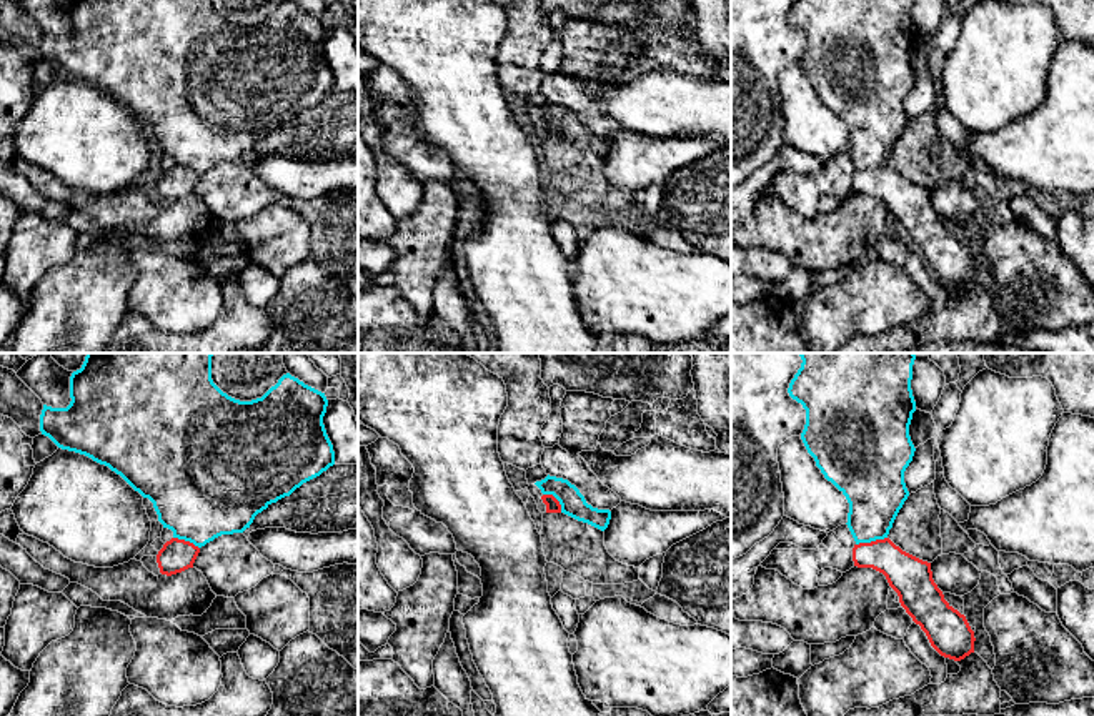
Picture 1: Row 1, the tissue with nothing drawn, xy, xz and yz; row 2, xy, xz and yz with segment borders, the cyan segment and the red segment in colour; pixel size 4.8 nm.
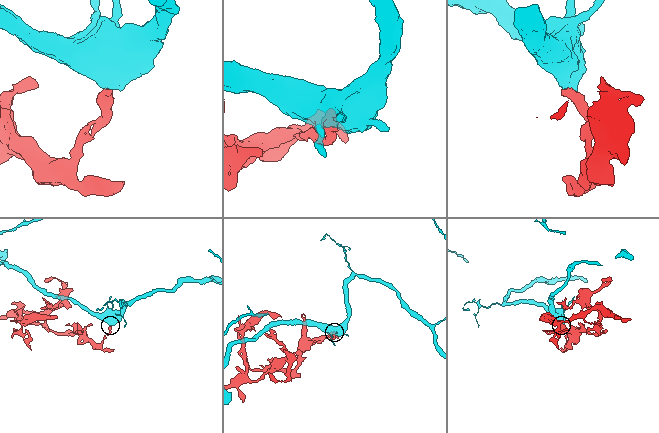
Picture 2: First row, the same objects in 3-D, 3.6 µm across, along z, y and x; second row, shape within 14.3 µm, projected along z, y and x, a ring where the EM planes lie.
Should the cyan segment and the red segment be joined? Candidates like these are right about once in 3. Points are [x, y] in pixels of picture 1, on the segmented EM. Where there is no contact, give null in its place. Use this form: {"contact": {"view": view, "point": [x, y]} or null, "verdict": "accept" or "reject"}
{"contact": {"view": "yz", "point": [871, 540]}, "verdict": "reject"}

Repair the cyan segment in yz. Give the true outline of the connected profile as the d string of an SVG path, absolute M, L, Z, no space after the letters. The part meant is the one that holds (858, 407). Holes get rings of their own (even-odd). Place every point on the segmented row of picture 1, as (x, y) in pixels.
M798 353L801 368L788 393L806 410L801 440L824 478L848 500L848 528L856 541L884 539L909 496L904 471L912 461L909 425L914 353Z

